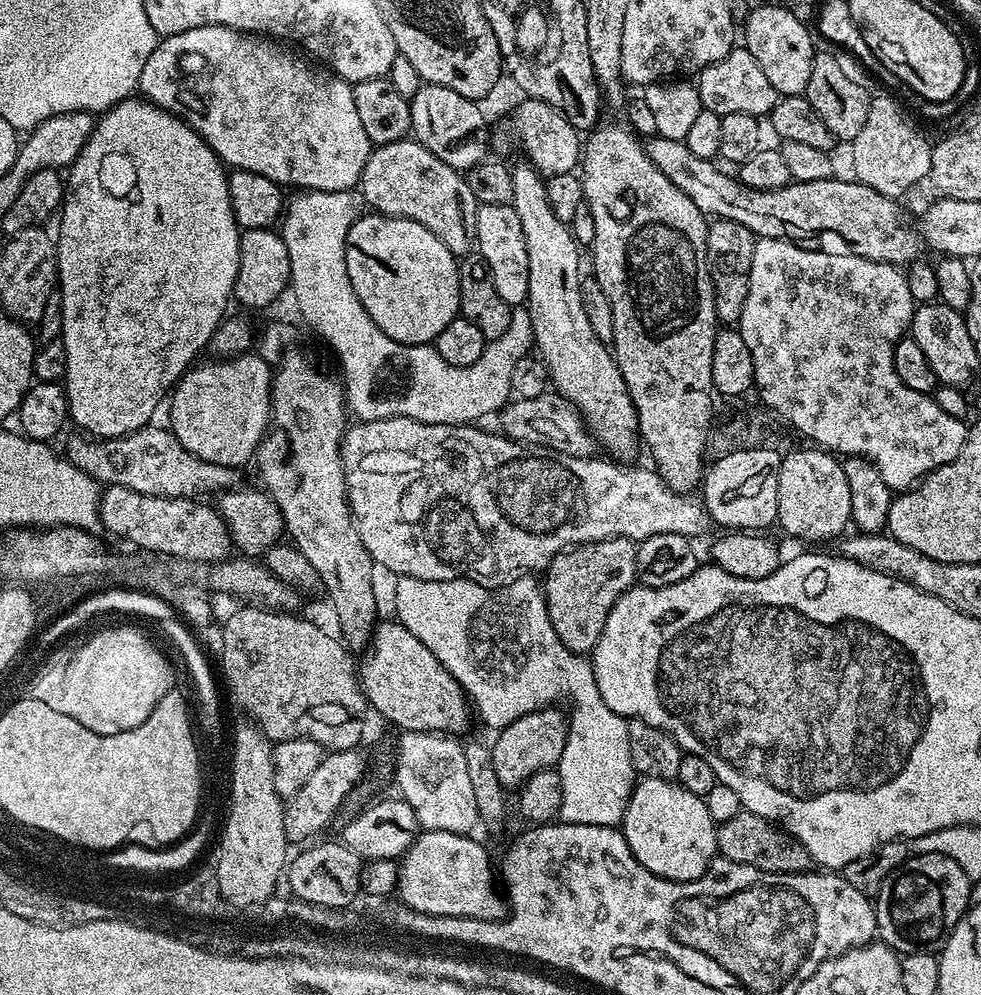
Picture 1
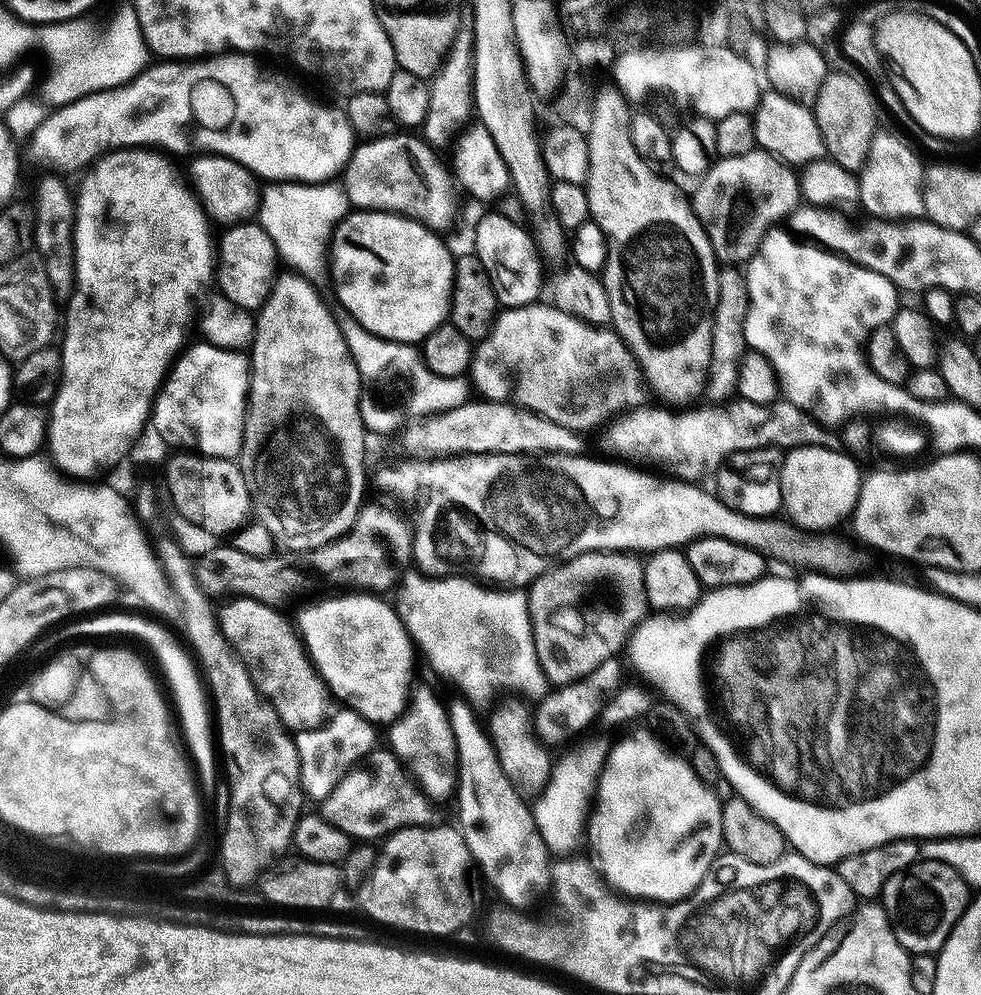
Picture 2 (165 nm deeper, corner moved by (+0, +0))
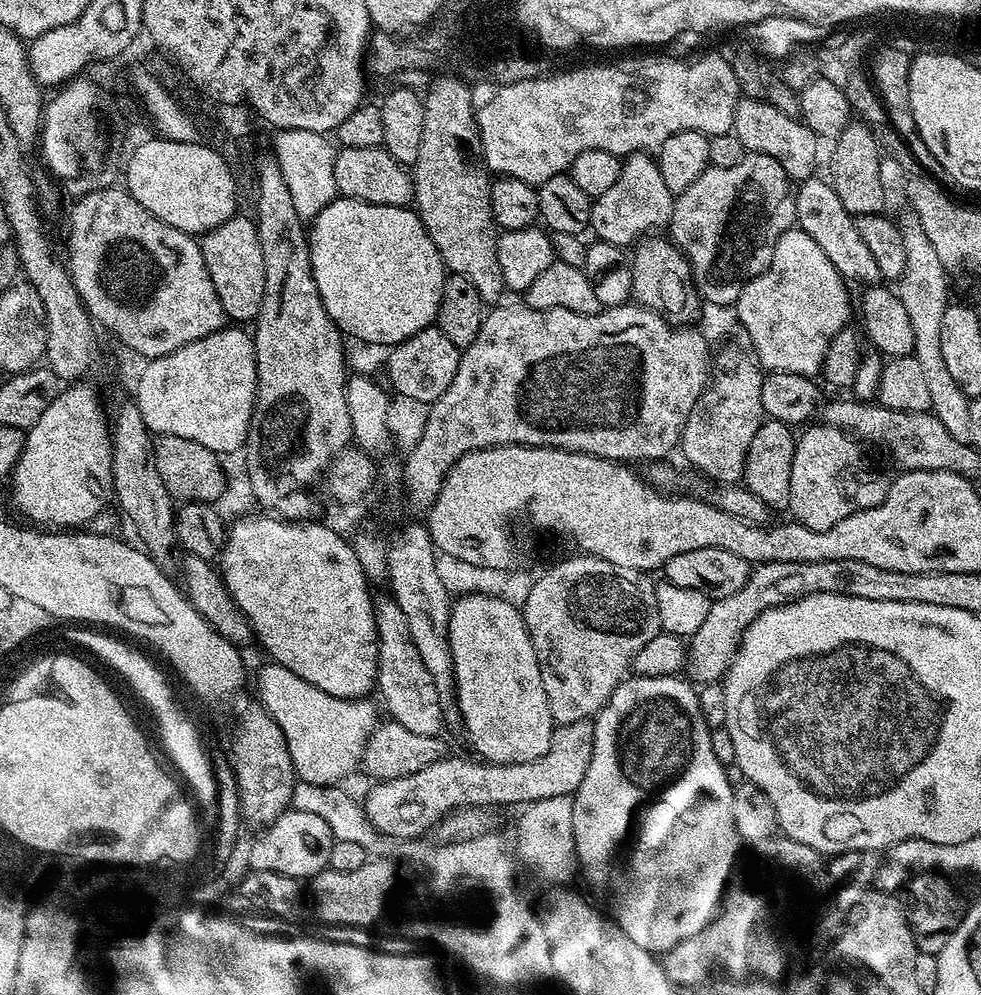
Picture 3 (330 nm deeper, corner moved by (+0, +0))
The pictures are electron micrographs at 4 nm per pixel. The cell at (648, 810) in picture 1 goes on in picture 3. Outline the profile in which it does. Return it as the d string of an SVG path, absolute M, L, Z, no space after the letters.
M629 675L614 690L614 694L606 702L602 711L594 717L594 754L590 754L590 767L586 769L586 778L582 778L582 786L572 796L574 806L574 846L579 871L584 872L588 884L596 892L604 895L608 903L607 911L611 919L642 950L653 954L669 952L678 942L686 938L694 938L707 924L712 923L720 911L730 877L737 867L736 851L742 848L742 841L734 824L734 794L732 786L726 778L725 765L718 762L718 754L714 754L712 745L713 729L708 727L702 714L700 693L687 679L675 676L638 676Z

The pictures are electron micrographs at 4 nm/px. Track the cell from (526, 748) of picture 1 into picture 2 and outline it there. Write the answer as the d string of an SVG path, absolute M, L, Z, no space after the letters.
M613 658L602 662L598 670L586 674L578 682L563 684L555 690L549 691L534 708L534 731L545 744L555 746L571 736L579 734L583 728L597 723L600 711L608 703L608 699L625 683L624 668L619 659Z

